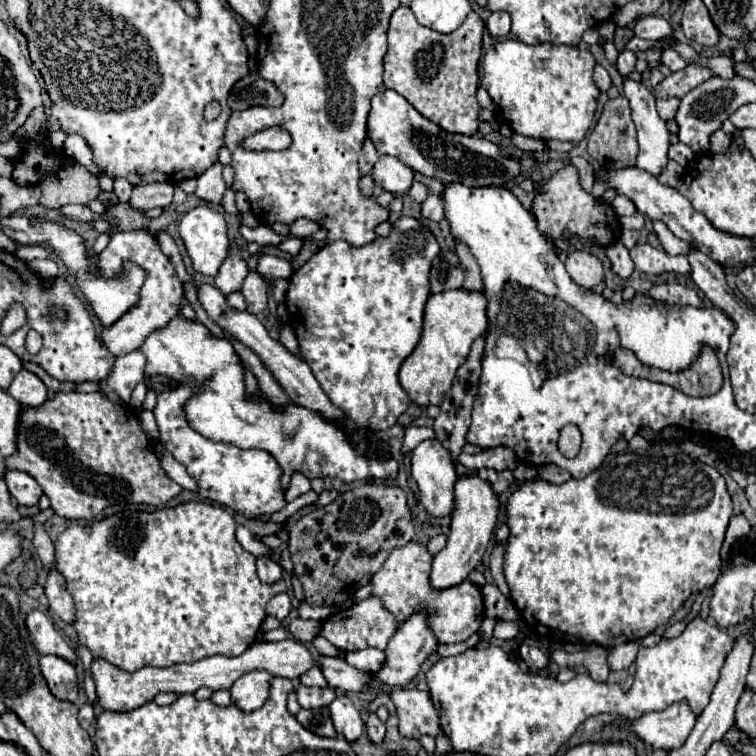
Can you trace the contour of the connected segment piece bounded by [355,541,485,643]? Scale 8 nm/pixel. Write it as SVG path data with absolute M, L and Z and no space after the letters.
M411 541L405 547L397 547L387 557L385 565L371 577L371 581L355 593L355 599L361 601L371 595L379 597L383 605L397 617L399 623L405 621L405 617L409 617L413 611L429 611L429 625L435 631L439 643L465 641L483 623L485 607L481 589L471 581L463 581L457 587L435 591L429 585L429 567L431 567L431 553L427 551L425 545Z

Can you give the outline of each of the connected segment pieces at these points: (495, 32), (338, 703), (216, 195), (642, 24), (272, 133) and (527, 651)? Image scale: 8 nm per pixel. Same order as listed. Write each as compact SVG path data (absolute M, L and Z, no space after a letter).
M491 13L487 19L487 31L491 37L505 37L511 31L511 19L507 13Z
M345 695L337 697L329 705L329 711L331 711L331 719L333 719L337 733L341 737L345 737L349 743L355 741L363 733L365 723L361 719L361 713L357 711L357 707L353 705L353 701L349 697L345 697Z
M215 163L201 177L197 177L195 195L199 199L213 203L213 205L219 205L225 191L227 191L227 185L223 183L223 177L221 177L221 163Z
M649 15L649 17L637 19L637 23L635 23L635 37L657 41L657 39L671 37L671 35L673 35L673 29L671 29L671 25L663 17Z
M267 127L263 131L257 131L241 143L243 149L249 151L283 151L289 149L291 135L283 127Z
M523 643L523 645L519 645L519 655L533 669L543 669L547 665L547 655L539 647Z

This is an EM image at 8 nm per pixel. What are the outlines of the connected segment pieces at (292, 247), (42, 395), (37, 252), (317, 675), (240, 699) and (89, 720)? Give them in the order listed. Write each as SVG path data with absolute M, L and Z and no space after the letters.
M289 237L287 240L277 245L278 249L289 253L290 255L296 256L302 248L302 241L297 237Z
M25 369L17 373L7 393L25 407L41 407L47 399L47 387L43 385L43 381Z
M19 246L14 255L19 257L22 261L26 263L31 262L33 259L47 259L49 254L47 254L47 249L43 246Z
M313 667L313 669L309 669L307 673L303 673L303 675L301 675L301 683L303 683L303 685L327 687L327 681L325 681L325 677L323 677L323 673L321 673L319 667Z
M249 671L239 677L231 687L231 699L241 711L255 711L265 705L271 691L273 675L267 671Z
M85 703L81 709L79 709L79 723L83 729L89 729L93 723L95 723L95 711L89 703Z

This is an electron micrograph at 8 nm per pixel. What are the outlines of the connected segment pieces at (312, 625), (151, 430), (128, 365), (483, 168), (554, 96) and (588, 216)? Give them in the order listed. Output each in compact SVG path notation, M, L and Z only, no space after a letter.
M291 619L287 625L287 631L293 635L293 639L309 643L315 635L317 635L317 625L321 625L319 621L313 619Z
M144 410L139 414L139 421L142 429L150 439L159 440L159 430L152 411Z
M141 349L117 357L113 363L113 373L109 373L105 381L101 381L101 393L109 397L109 401L129 403L133 387L145 379L145 363L147 359Z
M393 89L377 93L371 99L367 133L379 155L397 157L413 171L441 183L463 183L465 187L503 187L503 181L505 185L511 185L521 175L519 159L505 155L497 143L477 135L467 137L443 131Z
M499 39L493 47L485 51L481 87L489 91L493 103L501 109L501 115L515 133L541 141L557 139L579 143L581 139L585 139L597 111L599 89L593 83L593 69L595 59L587 47L579 49L571 45L553 45L553 43L525 45L523 41L517 39Z
M573 165L561 169L549 181L539 183L537 191L539 193L535 195L535 201L533 201L533 215L537 219L537 227L547 237L555 239L565 229L569 229L573 235L579 235L583 239L591 239L591 241L607 247L621 235L621 225L619 225L619 221L615 223L613 209L609 205L605 205L603 201L593 199L591 193L581 189L581 185L577 181L577 169Z

